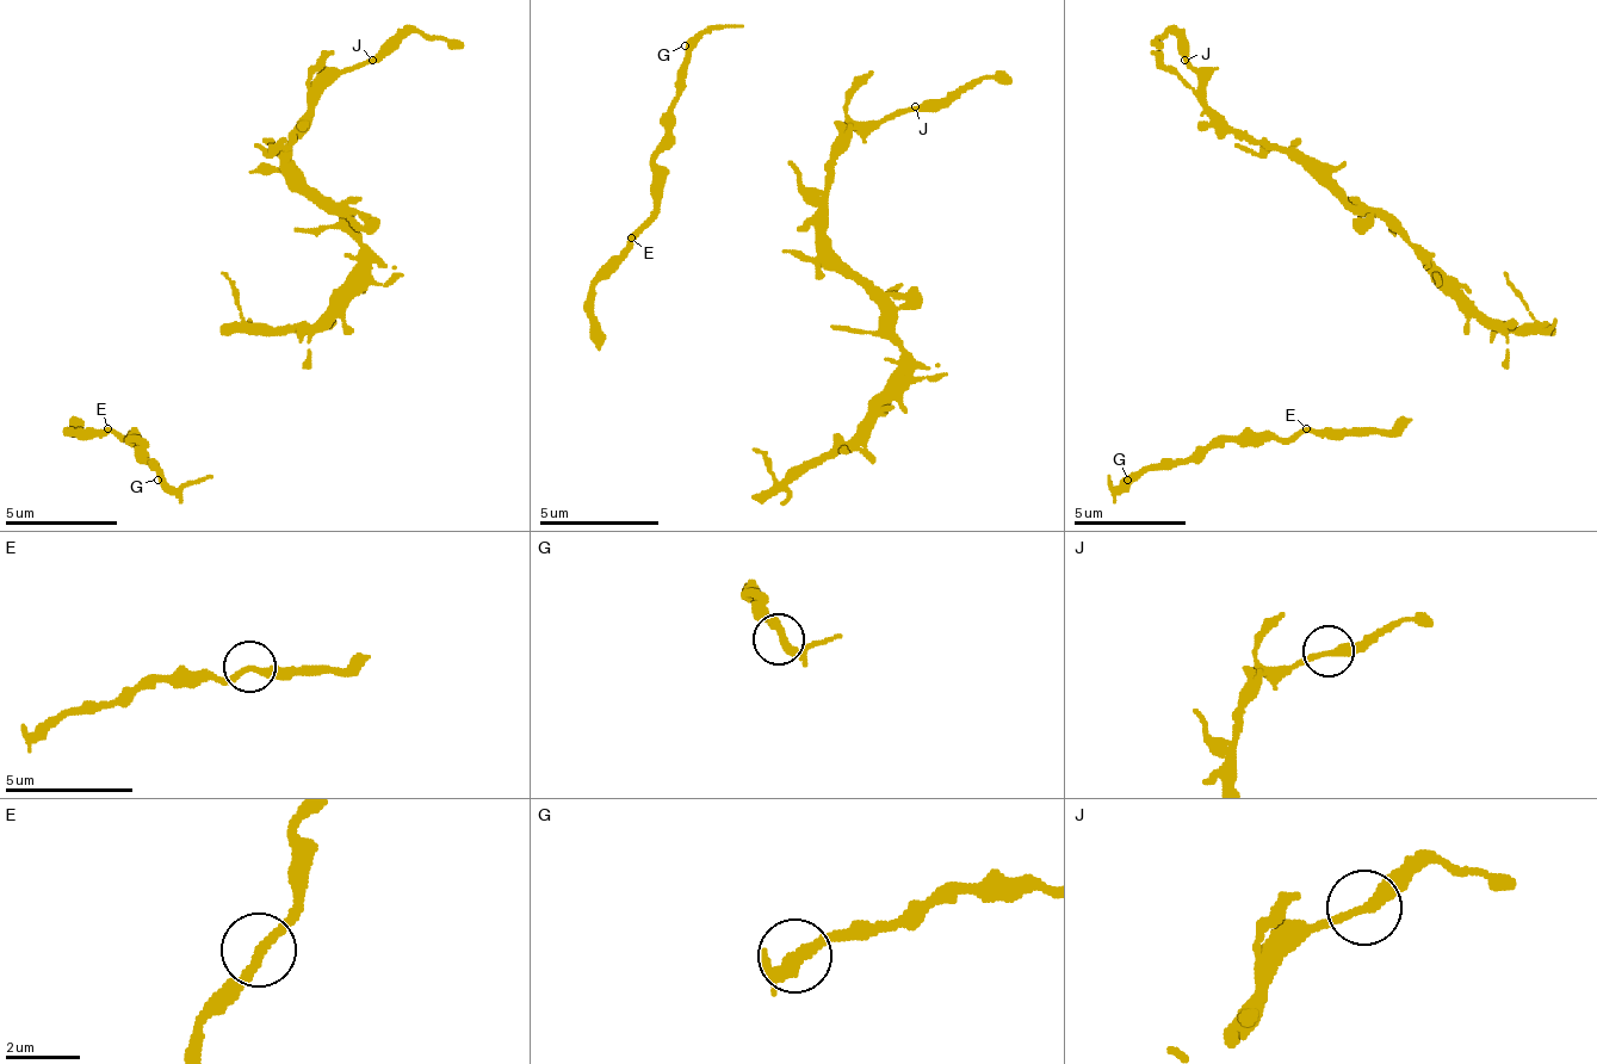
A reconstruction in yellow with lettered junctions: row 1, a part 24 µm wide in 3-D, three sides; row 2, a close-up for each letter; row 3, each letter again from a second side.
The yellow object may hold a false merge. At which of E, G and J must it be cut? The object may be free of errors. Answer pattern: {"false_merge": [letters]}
{"false_merge": []}

